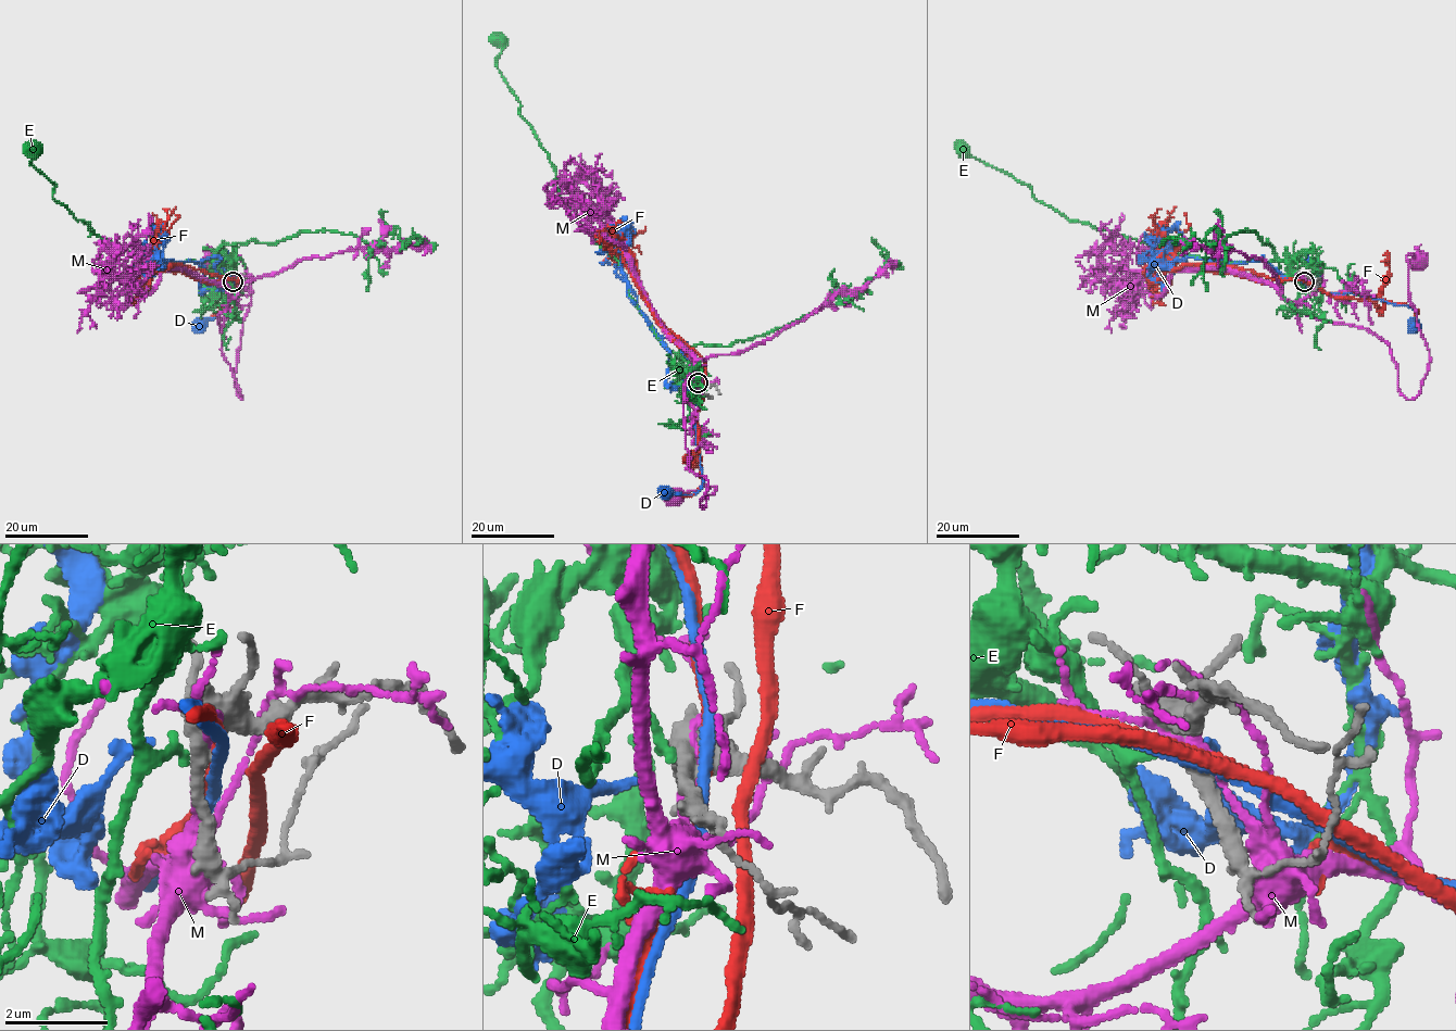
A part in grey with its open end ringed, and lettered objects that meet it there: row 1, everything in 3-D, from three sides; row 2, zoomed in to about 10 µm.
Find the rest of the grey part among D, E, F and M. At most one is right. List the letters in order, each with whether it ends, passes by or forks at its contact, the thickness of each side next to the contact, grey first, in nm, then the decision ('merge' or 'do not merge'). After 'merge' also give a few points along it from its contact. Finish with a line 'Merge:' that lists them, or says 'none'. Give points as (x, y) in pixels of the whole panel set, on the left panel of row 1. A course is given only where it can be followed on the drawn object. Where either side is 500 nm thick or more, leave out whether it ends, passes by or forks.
D: it forks; calibres 400 and 170 nm; do not merge
E: it ends; calibres 320 and 190 nm; merge; course (231, 281), (227, 260), (165, 262), (100, 238), (51, 196), (54, 185), (30, 164), (33, 149)
F: it forks; calibres 360 and 160 nm; do not merge
M: it passes by; calibres 340 and 120 nm; do not merge
Merge: E

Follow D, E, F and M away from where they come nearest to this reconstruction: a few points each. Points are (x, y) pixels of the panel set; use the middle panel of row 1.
D: (699, 384), (693, 411), (702, 485), (693, 494), (665, 492)
E: (697, 382), (693, 364), (659, 339), (631, 298), (619, 263), (559, 195), (549, 153), (497, 65), (499, 40)
F: (699, 382), (698, 365), (659, 324), (613, 236), (627, 238), (641, 253)
M: (699, 384), (693, 374), (687, 380), (688, 467), (705, 478), (700, 504), (717, 488), (672, 497)

